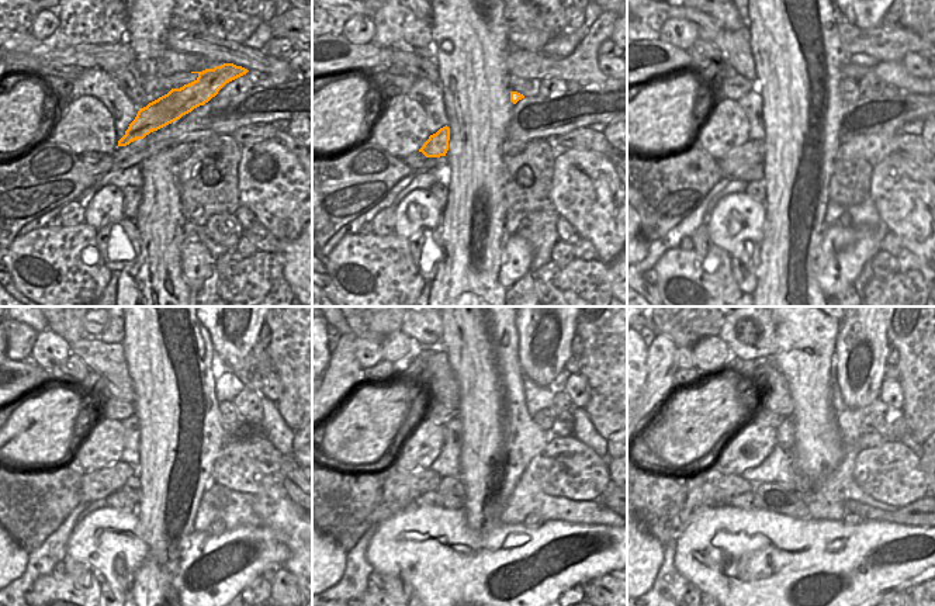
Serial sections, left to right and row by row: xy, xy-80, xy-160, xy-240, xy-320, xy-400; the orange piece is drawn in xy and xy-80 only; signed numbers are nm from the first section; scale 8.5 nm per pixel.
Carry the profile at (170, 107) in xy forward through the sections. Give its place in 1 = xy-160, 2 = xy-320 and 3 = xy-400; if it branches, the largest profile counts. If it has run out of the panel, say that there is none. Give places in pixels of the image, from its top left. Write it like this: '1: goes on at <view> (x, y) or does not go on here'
1: goes on at xy-160 (751, 152)
2: goes on at xy-320 (401, 488)
3: goes on at xy-400 (709, 488)

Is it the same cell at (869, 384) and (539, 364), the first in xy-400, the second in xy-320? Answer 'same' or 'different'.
same

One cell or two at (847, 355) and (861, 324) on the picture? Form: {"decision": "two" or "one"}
{"decision": "one"}

